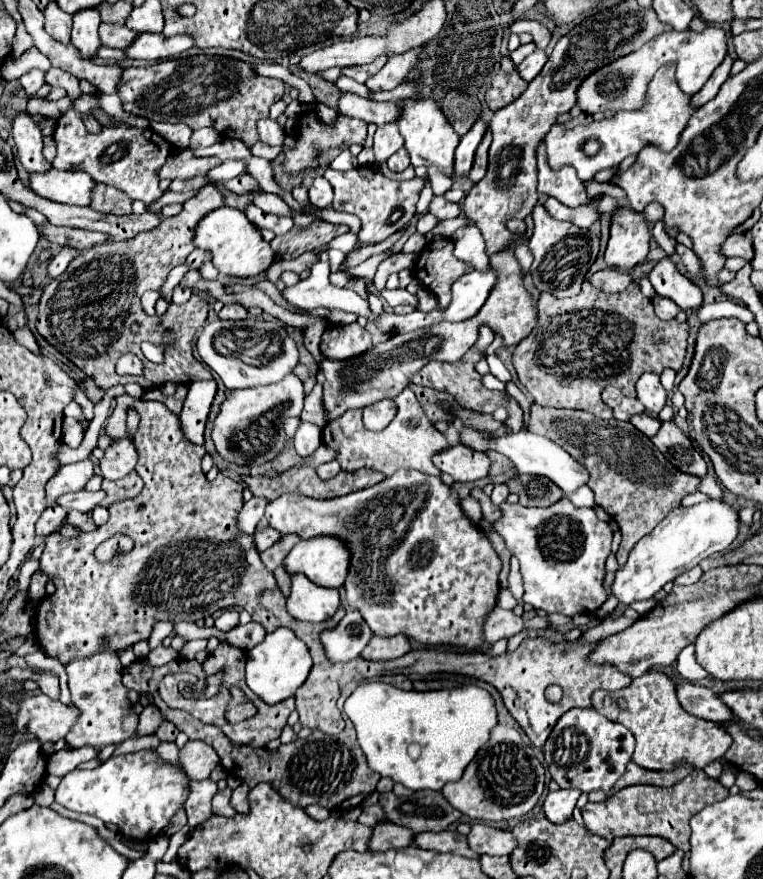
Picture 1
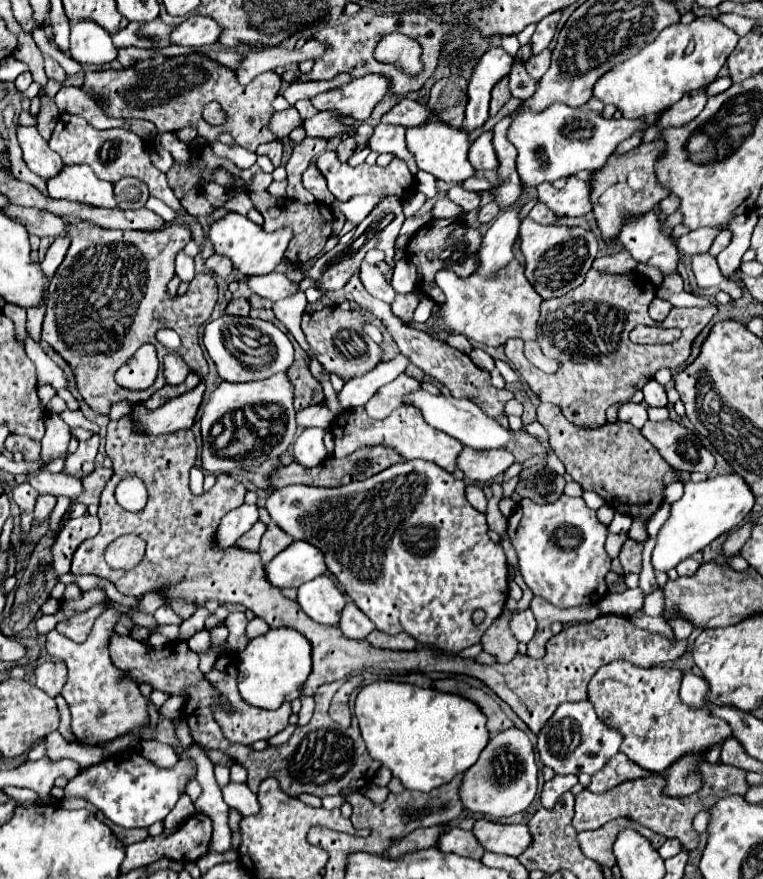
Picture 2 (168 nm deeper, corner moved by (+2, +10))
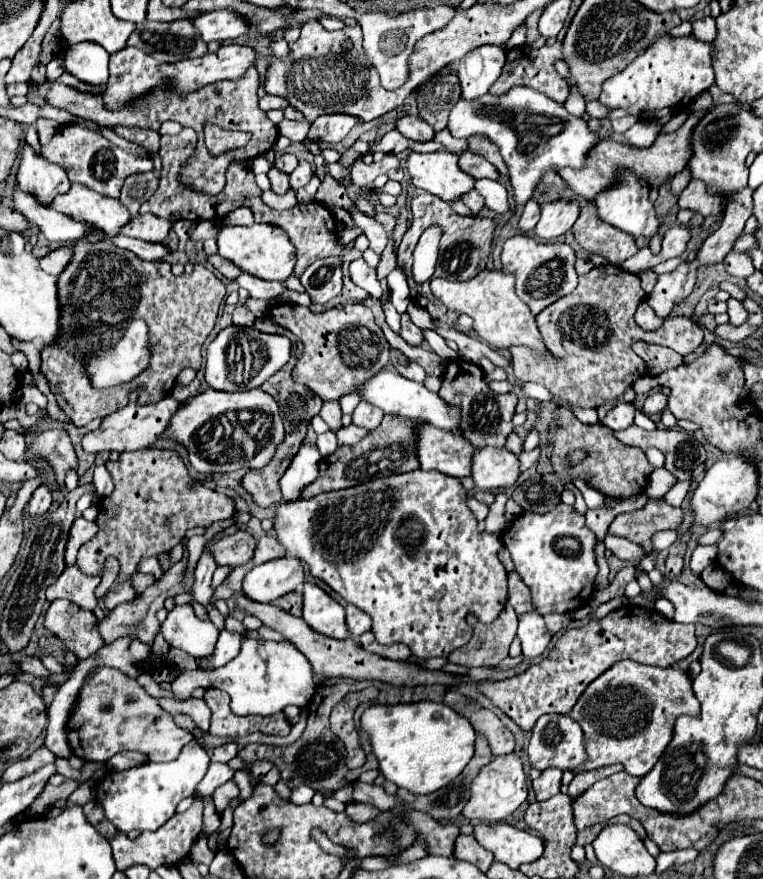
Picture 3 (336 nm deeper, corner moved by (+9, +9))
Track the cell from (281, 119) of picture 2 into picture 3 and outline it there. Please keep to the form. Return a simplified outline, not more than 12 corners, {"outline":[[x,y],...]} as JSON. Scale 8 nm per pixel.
{"outline":[[282,119],[278,133],[290,141],[302,141],[308,135],[308,121]]}

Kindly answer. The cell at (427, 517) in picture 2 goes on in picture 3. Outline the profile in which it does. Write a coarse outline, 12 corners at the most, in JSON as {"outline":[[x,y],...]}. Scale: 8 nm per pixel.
{"outline":[[460,479],[282,501],[288,555],[418,659],[506,605]]}

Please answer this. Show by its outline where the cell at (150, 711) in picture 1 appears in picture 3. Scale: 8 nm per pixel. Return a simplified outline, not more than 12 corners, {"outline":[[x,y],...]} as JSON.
{"outline":[[246,639],[212,671],[184,671],[178,701],[196,687],[230,695],[236,715],[304,707],[312,667],[290,641]]}

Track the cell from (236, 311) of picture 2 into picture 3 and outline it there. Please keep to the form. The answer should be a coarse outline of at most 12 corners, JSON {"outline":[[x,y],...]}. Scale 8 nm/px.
{"outline":[[236,305],[232,313],[234,325],[252,327],[254,315],[244,307]]}

